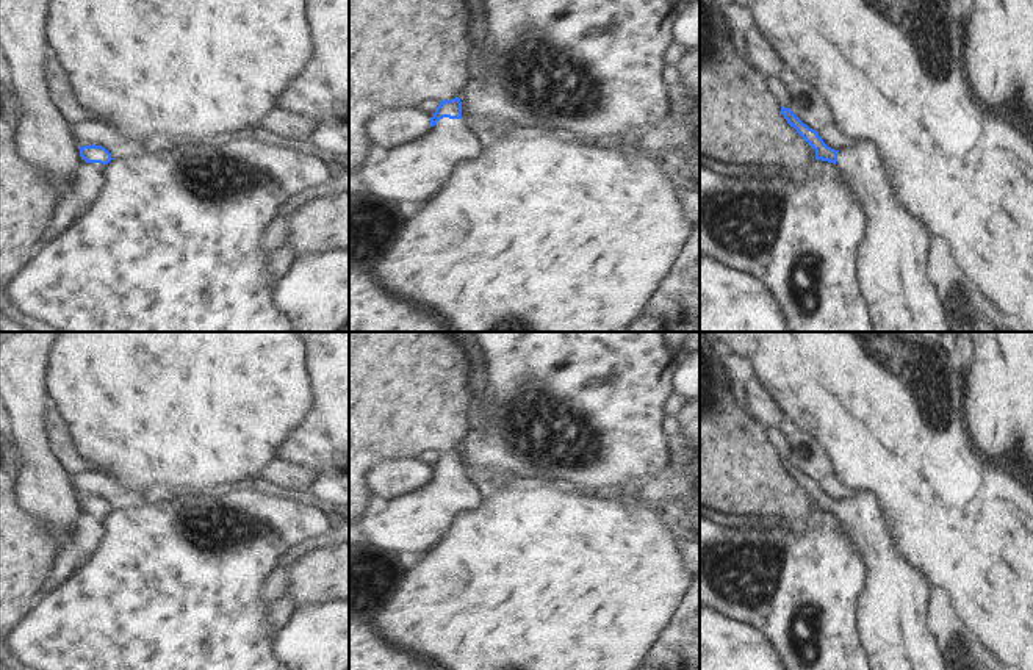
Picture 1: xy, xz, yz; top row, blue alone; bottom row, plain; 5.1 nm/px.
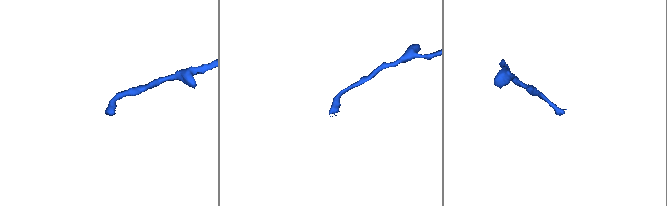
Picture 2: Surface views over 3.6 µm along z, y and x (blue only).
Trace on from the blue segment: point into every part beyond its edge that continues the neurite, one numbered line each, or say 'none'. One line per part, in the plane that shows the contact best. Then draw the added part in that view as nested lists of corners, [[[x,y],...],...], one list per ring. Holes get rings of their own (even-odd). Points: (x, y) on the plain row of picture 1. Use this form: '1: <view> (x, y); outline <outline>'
1: xz (415, 522); outline [[[443,468],[426,485],[387,501],[382,512],[363,513],[352,524],[366,537],[363,548],[368,554],[424,554],[459,512],[477,507],[482,499],[462,470]]]

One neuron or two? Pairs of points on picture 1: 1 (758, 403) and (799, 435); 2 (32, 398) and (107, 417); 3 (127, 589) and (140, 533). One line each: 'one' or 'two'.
1: two
2: two
3: one

